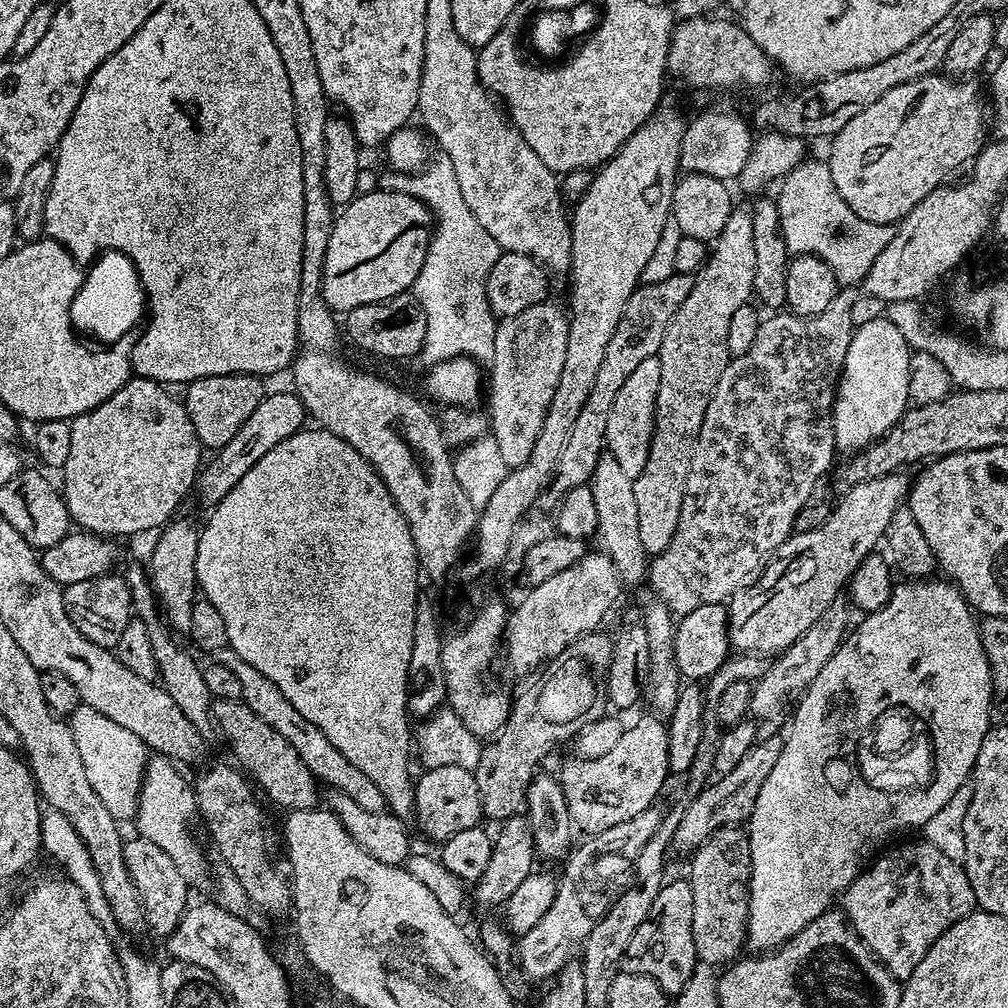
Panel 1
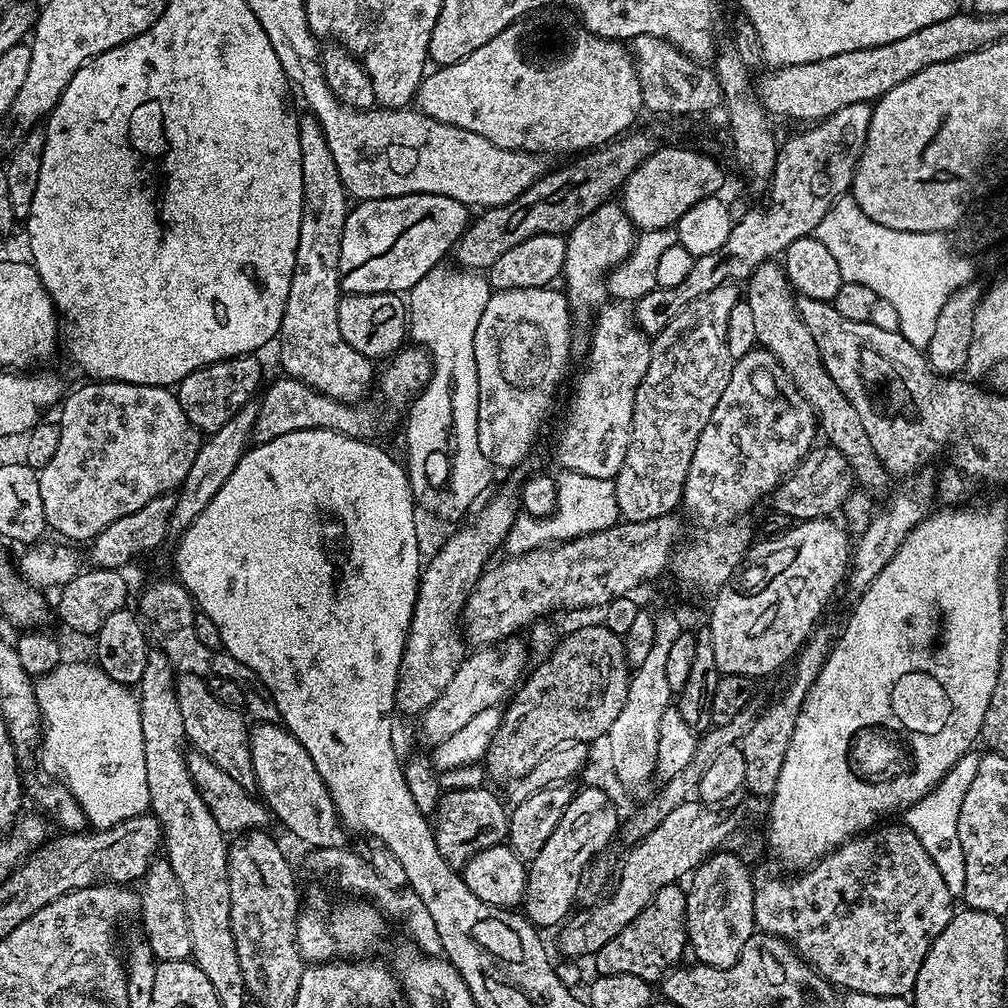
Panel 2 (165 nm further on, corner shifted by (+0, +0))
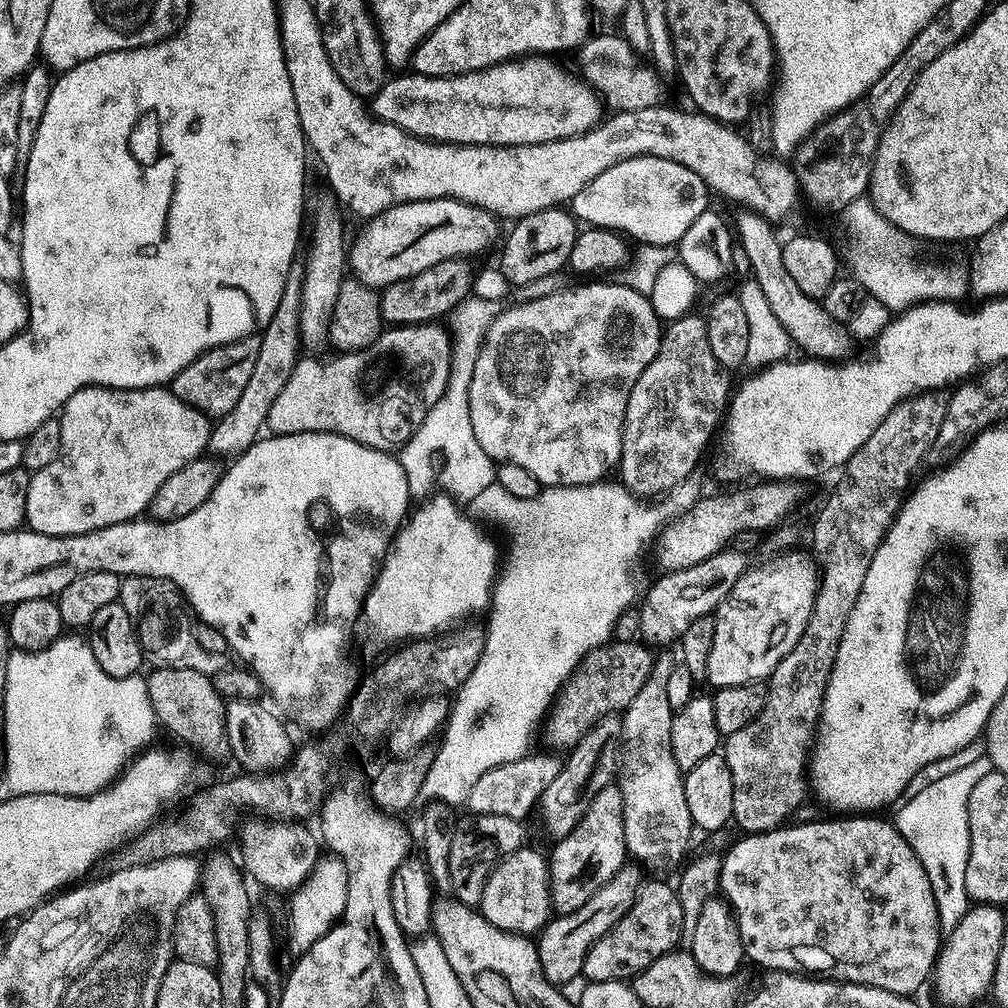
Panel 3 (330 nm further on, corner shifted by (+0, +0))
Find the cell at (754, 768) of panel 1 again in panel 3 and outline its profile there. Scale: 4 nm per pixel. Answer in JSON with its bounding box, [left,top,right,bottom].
[536,862,642,986]

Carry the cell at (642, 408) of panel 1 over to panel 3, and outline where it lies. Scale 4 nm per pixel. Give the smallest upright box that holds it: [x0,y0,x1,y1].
[470,282,662,488]

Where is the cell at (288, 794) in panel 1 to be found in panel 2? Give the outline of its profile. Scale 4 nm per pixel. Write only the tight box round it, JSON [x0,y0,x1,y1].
[176,675,257,790]

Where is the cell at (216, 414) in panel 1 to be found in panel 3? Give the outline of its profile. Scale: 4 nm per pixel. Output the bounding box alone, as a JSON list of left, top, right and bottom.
[170,334,260,418]

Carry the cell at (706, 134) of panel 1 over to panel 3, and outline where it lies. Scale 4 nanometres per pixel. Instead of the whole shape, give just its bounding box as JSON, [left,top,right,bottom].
[570,156,710,245]

